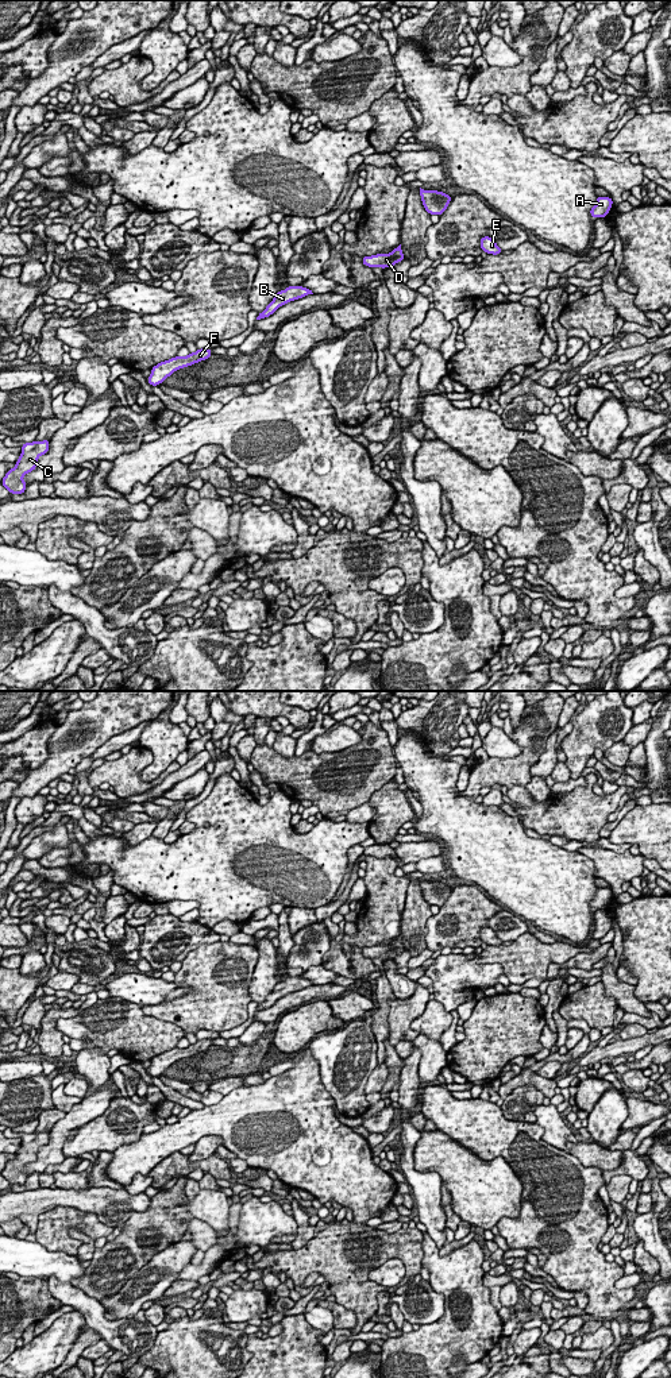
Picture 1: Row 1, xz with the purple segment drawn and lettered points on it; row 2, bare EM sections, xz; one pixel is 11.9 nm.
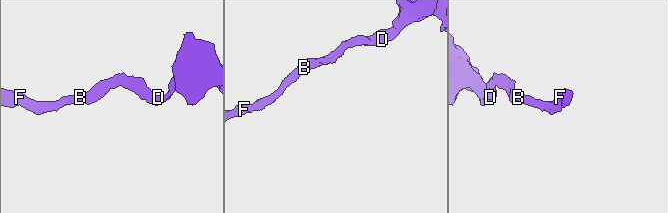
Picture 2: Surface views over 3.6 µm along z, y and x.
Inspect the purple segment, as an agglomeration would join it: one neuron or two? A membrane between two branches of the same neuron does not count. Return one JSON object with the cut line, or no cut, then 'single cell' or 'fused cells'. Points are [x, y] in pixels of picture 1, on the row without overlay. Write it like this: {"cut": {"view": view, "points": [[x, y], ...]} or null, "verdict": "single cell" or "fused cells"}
{"cut": null, "verdict": "single cell"}

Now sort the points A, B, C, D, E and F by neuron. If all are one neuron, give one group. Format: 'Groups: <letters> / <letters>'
Groups: A B C D E F

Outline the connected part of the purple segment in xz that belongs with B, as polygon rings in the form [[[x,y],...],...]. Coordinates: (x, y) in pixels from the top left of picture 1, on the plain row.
[[[288,977],[285,981],[277,983],[273,992],[266,997],[262,1004],[258,1004],[257,1011],[271,1007],[279,997],[296,992],[305,987],[313,985],[311,980],[302,977]]]

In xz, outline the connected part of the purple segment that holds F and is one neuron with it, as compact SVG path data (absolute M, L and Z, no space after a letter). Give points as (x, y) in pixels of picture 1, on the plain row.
M200 1039L190 1043L188 1047L174 1047L151 1058L151 1065L147 1070L149 1076L158 1077L167 1070L174 1062L207 1051L212 1046L211 1039Z

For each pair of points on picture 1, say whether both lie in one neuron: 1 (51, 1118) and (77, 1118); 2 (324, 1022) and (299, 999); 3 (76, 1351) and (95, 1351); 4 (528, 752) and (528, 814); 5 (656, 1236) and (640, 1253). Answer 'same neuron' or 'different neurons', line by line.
1: different neurons
2: different neurons
3: different neurons
4: different neurons
5: different neurons

